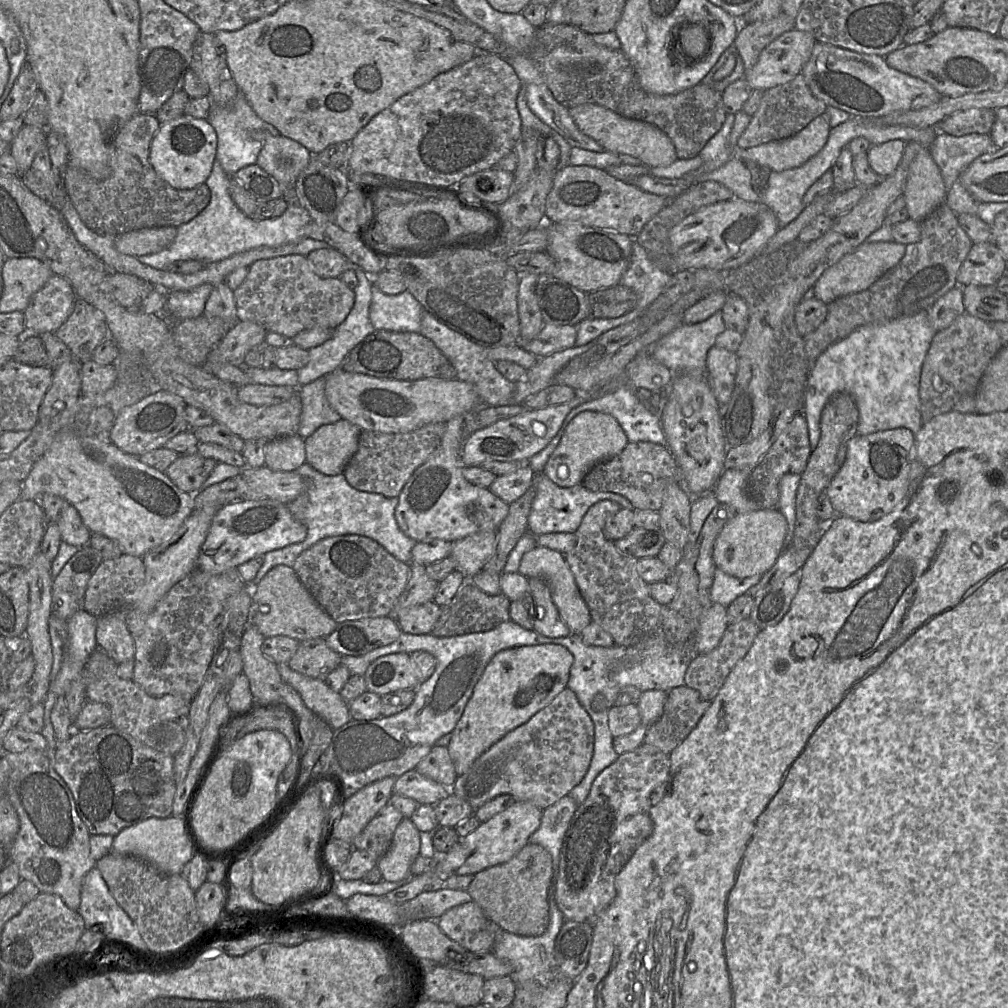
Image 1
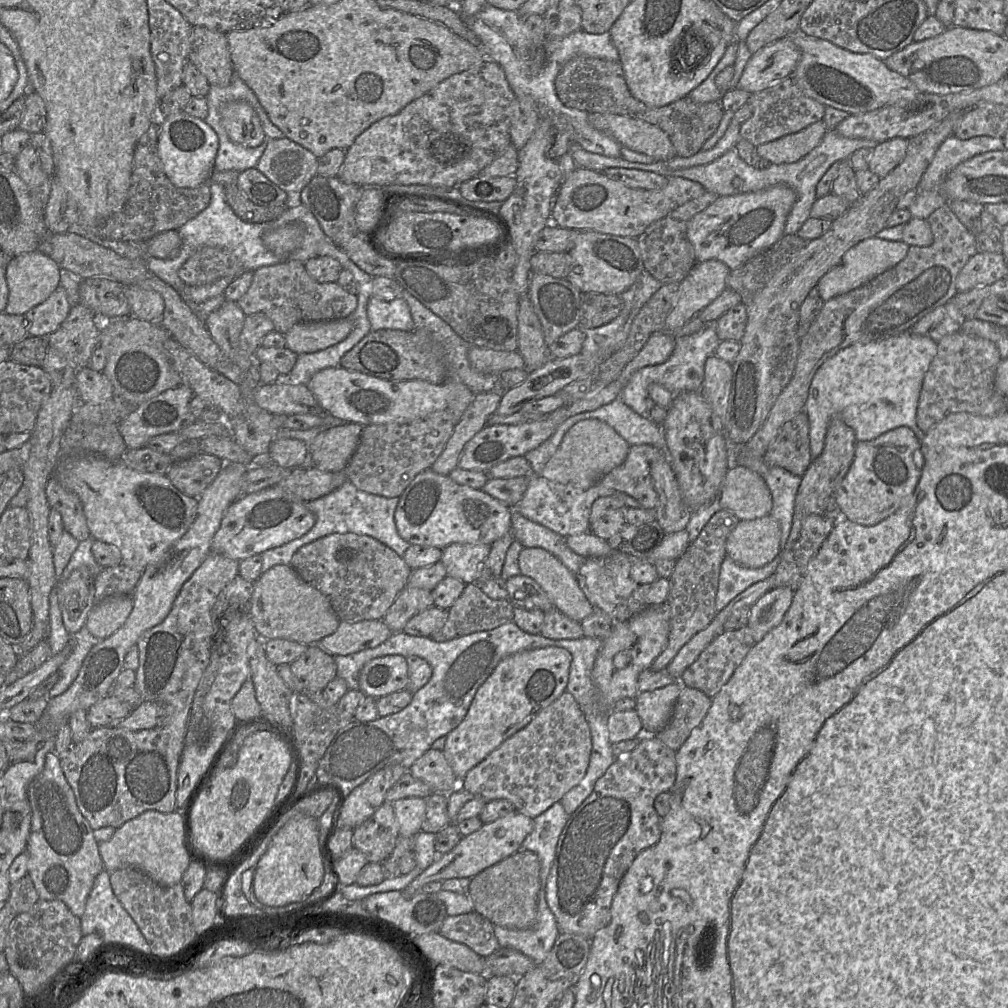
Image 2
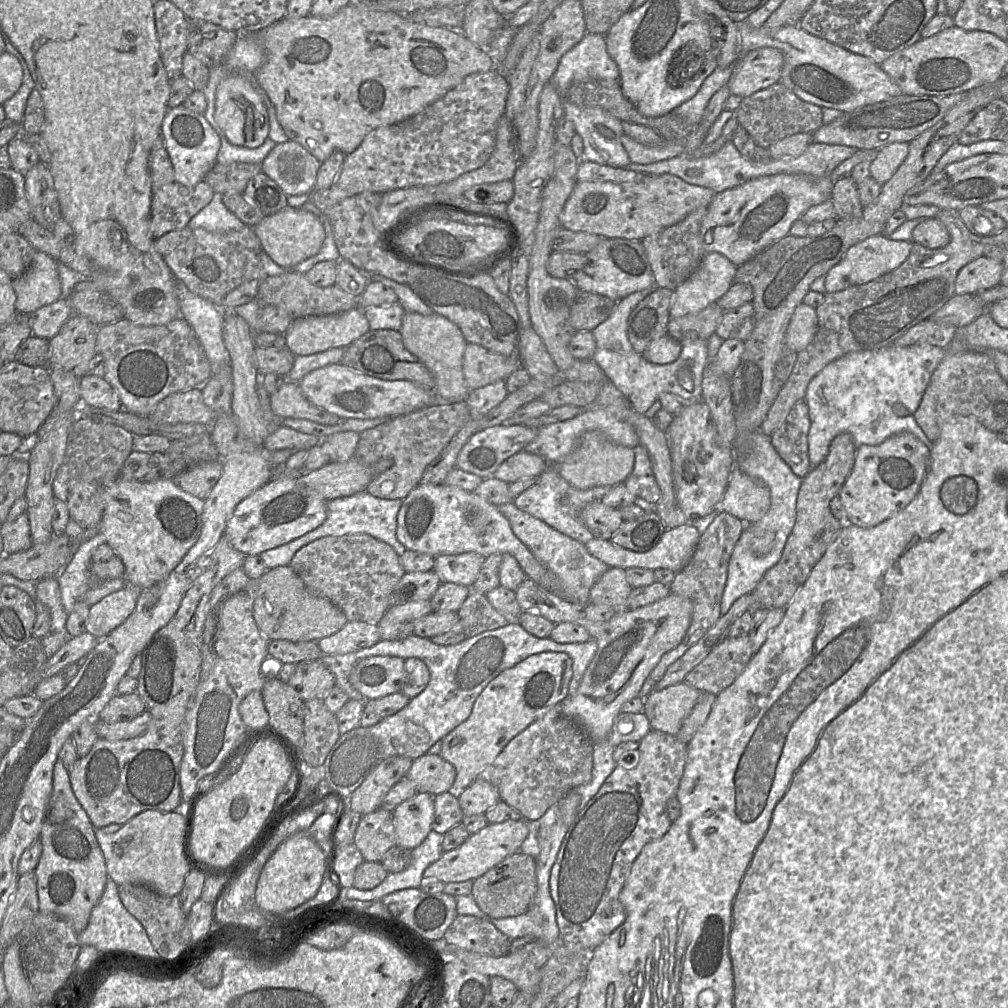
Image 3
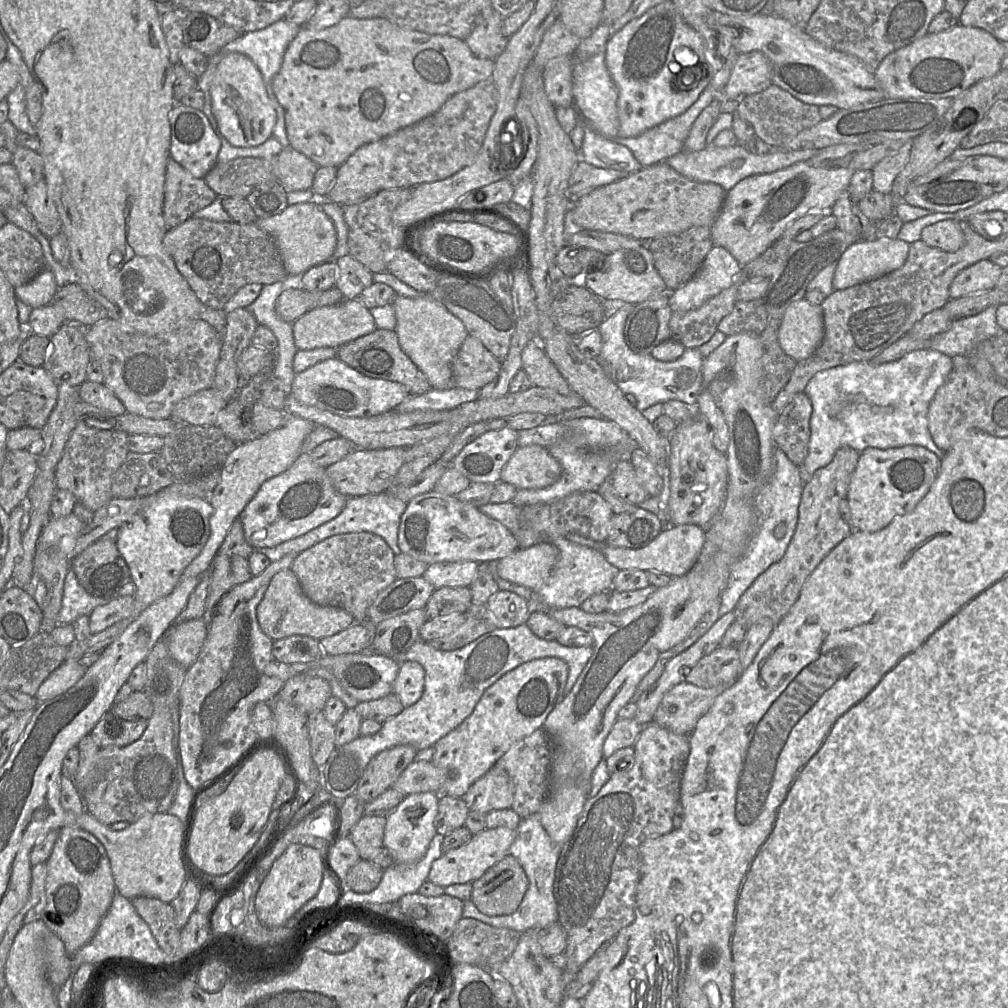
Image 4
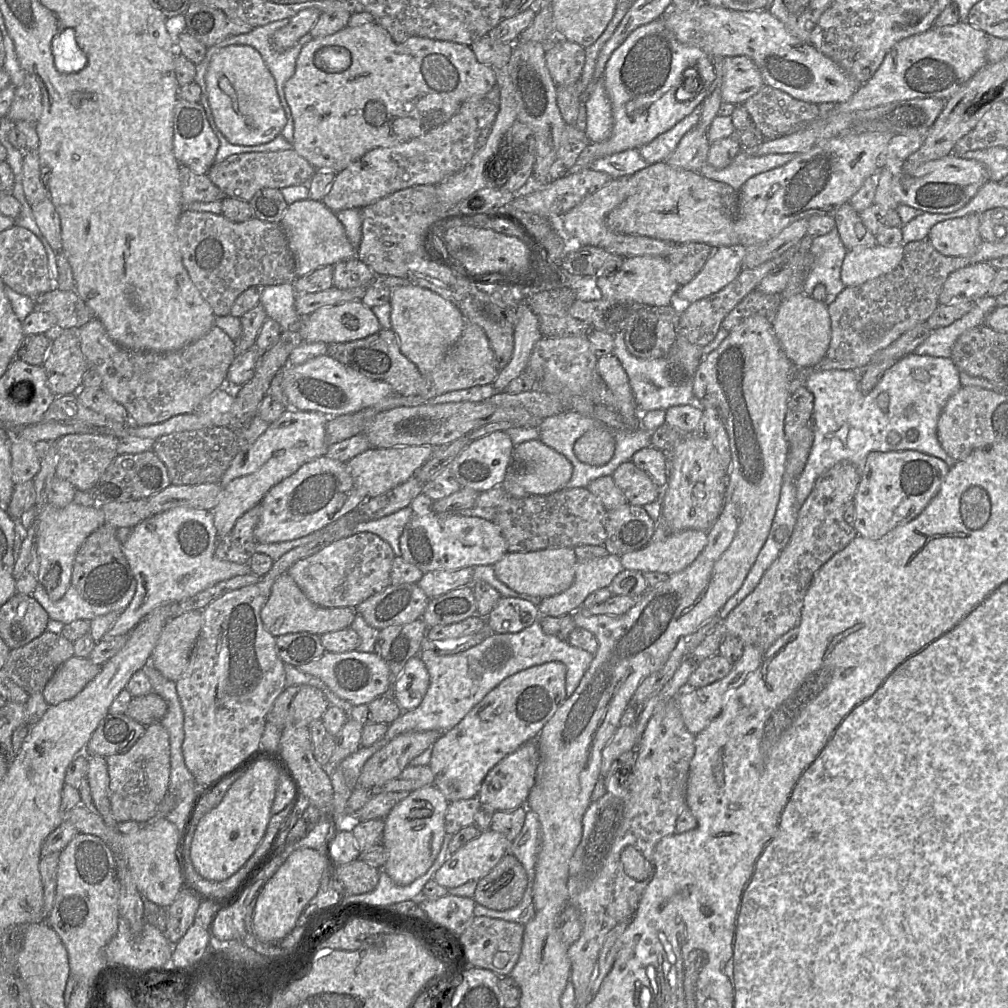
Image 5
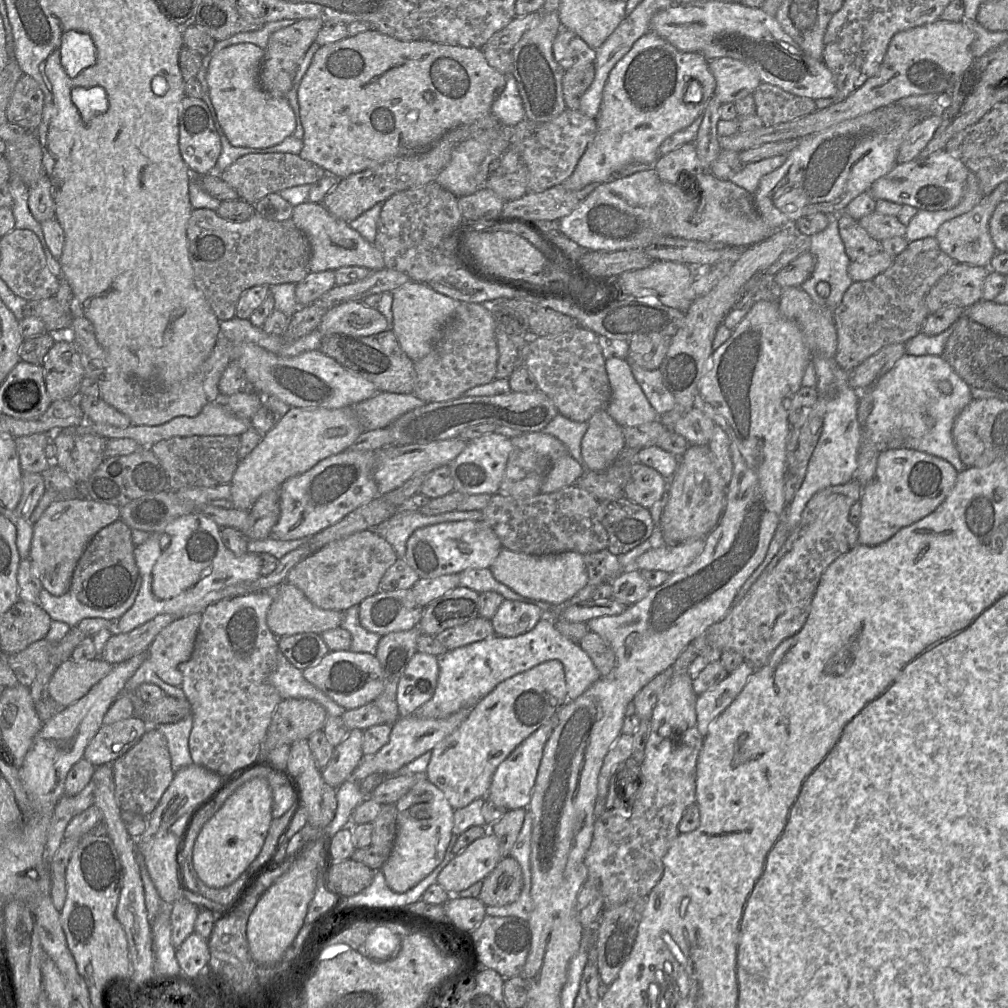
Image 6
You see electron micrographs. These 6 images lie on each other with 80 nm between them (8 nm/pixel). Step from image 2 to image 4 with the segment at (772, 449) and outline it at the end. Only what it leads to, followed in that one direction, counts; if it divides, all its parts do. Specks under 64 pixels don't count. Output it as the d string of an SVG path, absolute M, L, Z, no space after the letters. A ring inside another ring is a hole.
M805 392L797 393L785 406L772 432L777 448L797 466L801 466L808 454L812 403Z

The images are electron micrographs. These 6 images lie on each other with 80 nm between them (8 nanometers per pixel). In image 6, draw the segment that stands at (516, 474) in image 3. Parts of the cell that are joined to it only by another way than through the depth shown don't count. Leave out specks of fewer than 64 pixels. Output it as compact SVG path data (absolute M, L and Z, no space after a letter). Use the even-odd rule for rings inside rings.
M563 455L558 458L543 480L541 493L552 493L571 486L583 475L581 465L571 456Z

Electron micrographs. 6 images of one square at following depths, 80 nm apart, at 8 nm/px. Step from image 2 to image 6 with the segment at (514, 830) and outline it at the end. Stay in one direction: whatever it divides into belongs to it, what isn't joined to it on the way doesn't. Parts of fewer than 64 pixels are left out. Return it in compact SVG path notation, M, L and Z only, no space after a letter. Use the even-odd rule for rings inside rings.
M489 831L455 855L439 873L436 883L449 894L458 894L484 880L502 858L499 841Z

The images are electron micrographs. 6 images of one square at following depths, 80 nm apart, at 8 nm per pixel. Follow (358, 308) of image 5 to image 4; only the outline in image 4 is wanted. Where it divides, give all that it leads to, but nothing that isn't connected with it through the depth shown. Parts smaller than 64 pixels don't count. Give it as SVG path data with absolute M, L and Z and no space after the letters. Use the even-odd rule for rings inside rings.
M358 299L343 300L339 304L316 308L292 323L294 344L297 350L339 346L356 340L376 330L373 316Z

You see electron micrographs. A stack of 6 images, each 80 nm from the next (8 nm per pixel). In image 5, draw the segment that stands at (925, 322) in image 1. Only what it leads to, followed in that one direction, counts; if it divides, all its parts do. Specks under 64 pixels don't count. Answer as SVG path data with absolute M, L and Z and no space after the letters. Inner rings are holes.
M911 353L886 370L878 384L867 394L862 393L859 389L858 371L830 369L811 373L804 385L814 395L812 413L814 440L804 470L796 479L796 498L799 506L811 493L816 480L841 461L849 461L855 465L861 478L861 470L866 458L869 453L874 451L916 450L941 459L949 467L954 466L957 461L945 452L938 440L937 423L948 399L962 387L959 372L951 358ZM915 368L923 368L928 372L930 378L927 383L913 378L912 370ZM891 433L899 435L898 443L891 444L888 441Z

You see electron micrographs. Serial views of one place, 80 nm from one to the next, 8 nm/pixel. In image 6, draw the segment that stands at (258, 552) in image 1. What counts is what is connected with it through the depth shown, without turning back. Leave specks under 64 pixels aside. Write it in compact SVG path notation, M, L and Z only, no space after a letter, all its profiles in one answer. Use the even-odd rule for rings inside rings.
M346 449L318 462L311 469L286 480L280 487L280 517L271 530L271 537L279 540L310 538L335 524L358 507L379 496L373 477L377 451L353 451Z

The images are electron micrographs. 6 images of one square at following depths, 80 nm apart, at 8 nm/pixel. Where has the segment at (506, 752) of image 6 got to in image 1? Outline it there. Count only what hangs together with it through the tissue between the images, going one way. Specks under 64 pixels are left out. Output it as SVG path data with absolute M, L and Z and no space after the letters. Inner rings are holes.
M559 644L518 646L497 652L474 687L447 746L457 776L508 732L527 722L568 685L574 662L571 652Z

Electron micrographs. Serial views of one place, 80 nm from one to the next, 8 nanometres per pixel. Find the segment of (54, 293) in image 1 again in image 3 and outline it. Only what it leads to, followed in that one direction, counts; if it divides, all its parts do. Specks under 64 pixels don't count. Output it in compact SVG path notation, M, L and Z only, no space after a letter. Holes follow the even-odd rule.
M61 296L58 300L40 307L28 315L32 334L50 339L59 332L72 314L73 309L69 299Z

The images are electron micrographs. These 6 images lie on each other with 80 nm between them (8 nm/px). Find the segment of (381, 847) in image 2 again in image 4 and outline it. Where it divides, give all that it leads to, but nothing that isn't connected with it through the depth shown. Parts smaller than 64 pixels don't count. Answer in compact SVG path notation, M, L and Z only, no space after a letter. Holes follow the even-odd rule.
M363 815L350 832L361 859L370 860L383 847L386 816Z

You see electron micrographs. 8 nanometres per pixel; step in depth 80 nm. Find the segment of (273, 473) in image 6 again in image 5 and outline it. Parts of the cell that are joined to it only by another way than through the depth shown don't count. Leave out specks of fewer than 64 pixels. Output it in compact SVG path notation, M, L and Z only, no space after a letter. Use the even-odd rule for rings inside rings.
M287 409L248 449L240 449L221 478L219 503L213 509L218 540L232 531L236 521L261 503L268 491L294 474L303 464L325 456L328 449L326 424L329 417L319 412Z

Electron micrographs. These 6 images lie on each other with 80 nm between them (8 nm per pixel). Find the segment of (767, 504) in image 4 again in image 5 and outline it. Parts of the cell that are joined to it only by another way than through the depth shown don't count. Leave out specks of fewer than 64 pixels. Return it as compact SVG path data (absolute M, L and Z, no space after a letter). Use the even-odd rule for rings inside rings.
M784 480L768 537L740 589L719 611L721 622L757 586L780 552L787 546L798 519L800 506L796 498L796 480Z

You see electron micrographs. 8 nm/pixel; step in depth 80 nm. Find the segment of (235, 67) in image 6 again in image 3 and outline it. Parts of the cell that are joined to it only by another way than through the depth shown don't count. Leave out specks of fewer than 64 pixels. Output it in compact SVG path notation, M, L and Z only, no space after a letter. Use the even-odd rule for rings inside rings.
M238 74L224 78L217 87L214 117L227 140L233 145L255 149L268 138L267 108L251 82Z

